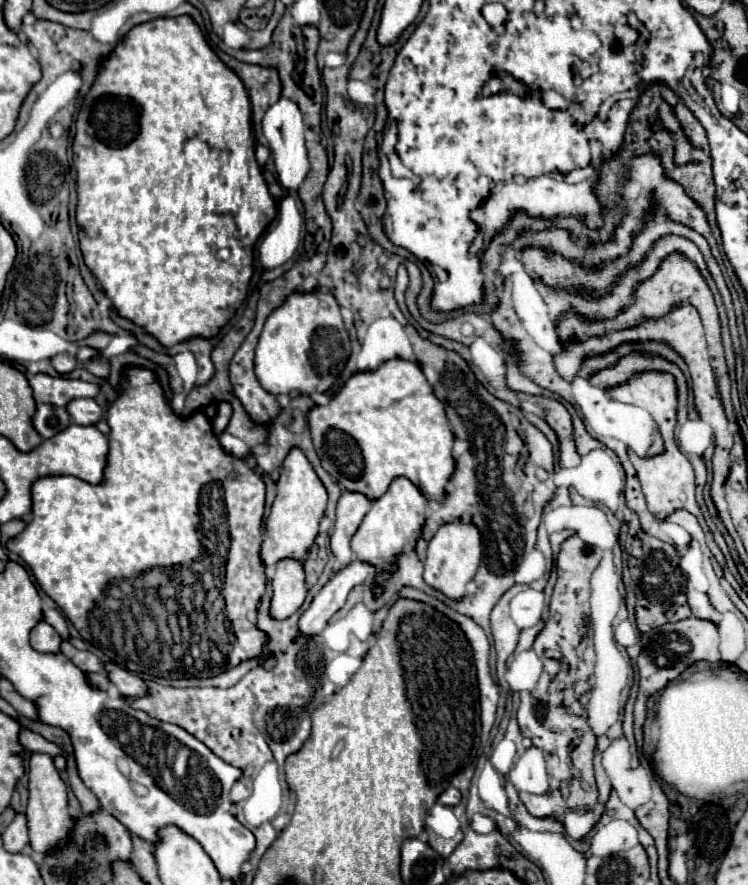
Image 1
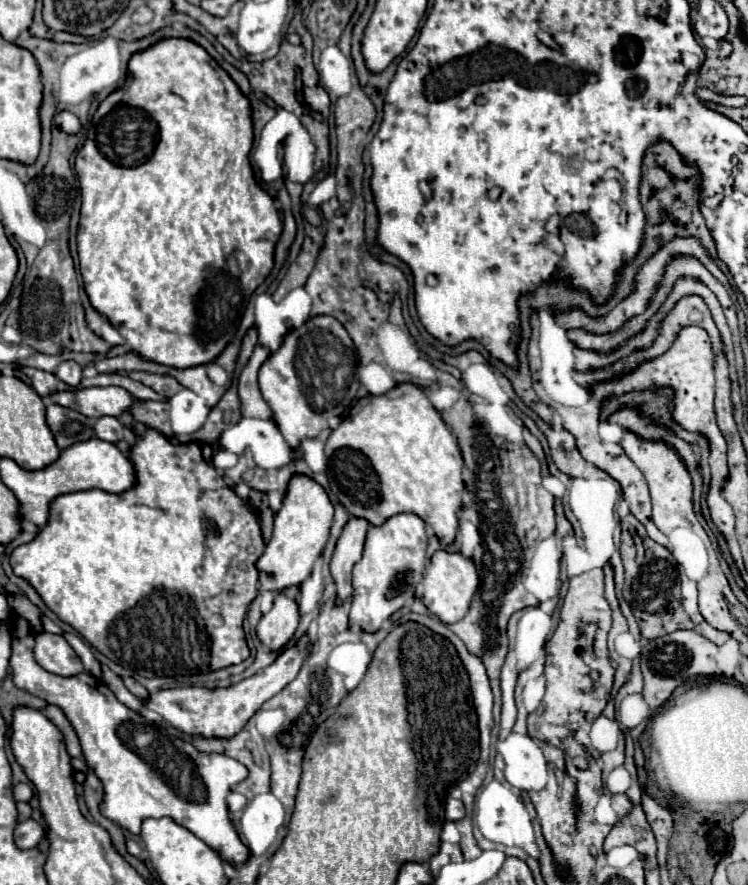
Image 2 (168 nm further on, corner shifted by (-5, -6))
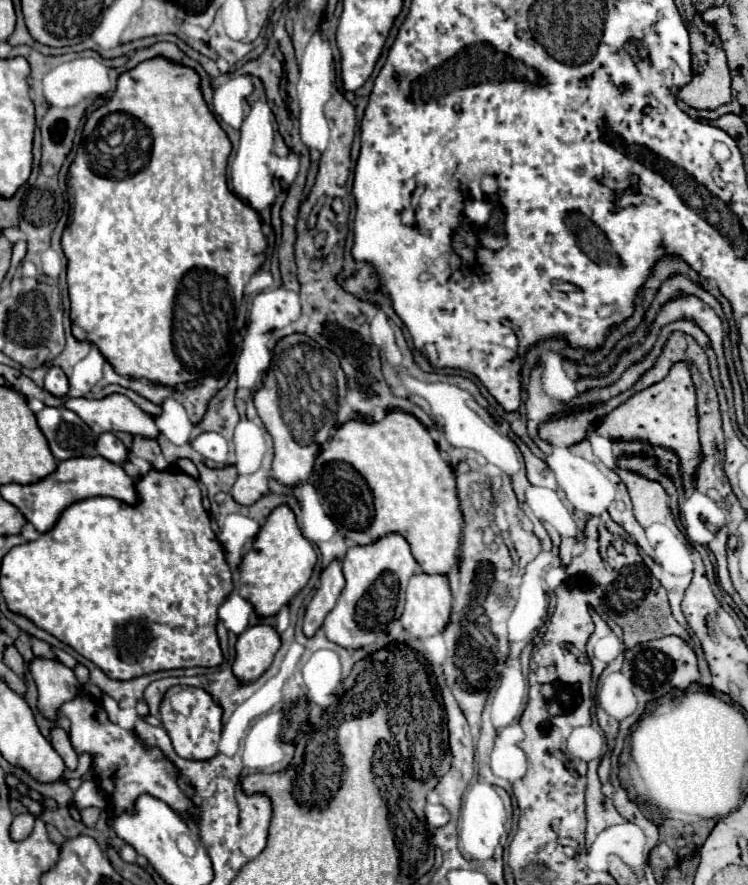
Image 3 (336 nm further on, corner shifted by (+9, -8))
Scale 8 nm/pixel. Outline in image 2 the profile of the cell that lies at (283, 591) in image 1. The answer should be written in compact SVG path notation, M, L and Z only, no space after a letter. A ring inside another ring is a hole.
M280 592L272 610L258 622L256 636L270 652L280 652L292 640L298 628L298 620L300 614L296 602Z

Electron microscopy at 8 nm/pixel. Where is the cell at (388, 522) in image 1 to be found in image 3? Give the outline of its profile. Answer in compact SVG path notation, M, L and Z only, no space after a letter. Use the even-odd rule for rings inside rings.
M386 534L374 544L348 548L342 560L342 572L346 586L324 620L324 634L342 648L368 648L376 644L402 614L406 584L410 576L418 572L418 562L412 556L410 544L400 534Z

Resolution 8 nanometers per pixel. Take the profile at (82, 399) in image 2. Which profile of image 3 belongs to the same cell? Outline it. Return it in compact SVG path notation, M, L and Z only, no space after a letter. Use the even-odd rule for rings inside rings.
M108 394L102 400L88 398L68 398L64 406L76 412L94 434L102 432L128 432L142 434L146 438L156 438L158 430L146 412L142 412L130 398L122 394Z

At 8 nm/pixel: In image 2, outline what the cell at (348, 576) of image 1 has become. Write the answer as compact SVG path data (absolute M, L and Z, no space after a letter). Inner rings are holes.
M302 636L298 644L284 648L276 662L252 678L246 678L238 684L232 684L228 688L174 688L174 690L160 690L156 694L150 694L146 708L158 712L170 726L176 730L190 734L190 736L202 736L202 738L234 738L244 724L250 720L250 716L260 710L260 706L270 700L274 694L278 694L288 682L292 682L300 670L300 666L306 660L306 646L308 636Z

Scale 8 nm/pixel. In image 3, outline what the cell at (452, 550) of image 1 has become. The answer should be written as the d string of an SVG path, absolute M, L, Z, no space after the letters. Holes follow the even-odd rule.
M420 572L410 578L402 626L416 638L438 634L452 612L452 592L446 576Z

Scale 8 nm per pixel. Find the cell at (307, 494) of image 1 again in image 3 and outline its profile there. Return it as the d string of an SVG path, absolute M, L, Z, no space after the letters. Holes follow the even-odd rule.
M280 504L264 520L264 526L258 532L254 546L242 558L238 594L248 602L252 602L254 610L260 616L278 614L278 610L306 586L314 564L316 564L316 552L312 544L302 536L294 512L286 504Z

